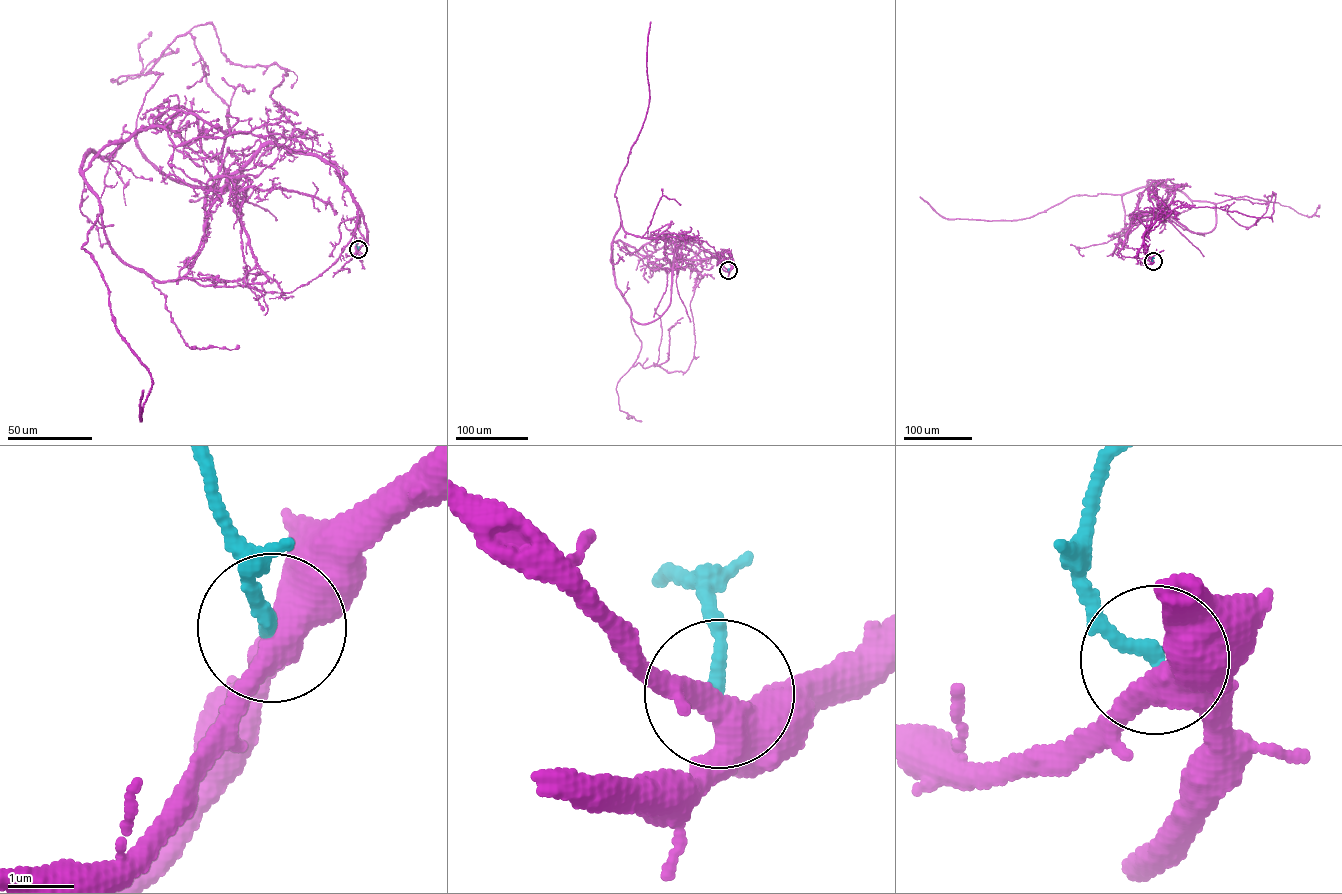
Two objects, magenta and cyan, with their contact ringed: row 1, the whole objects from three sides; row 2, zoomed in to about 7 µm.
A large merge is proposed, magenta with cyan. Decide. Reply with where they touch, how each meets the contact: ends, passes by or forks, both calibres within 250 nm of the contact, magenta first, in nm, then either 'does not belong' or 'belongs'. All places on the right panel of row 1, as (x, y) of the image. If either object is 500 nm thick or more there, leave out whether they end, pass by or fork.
place (1153, 261); magenta forks; cyan ends; calibres 400 and 240 nm; does not belong

